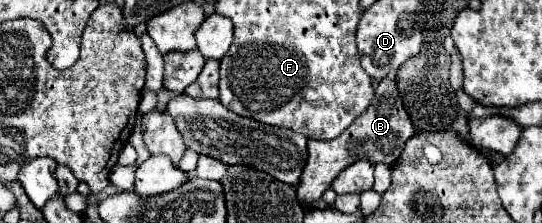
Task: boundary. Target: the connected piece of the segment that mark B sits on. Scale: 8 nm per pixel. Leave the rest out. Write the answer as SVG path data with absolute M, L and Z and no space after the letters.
M387 78L381 80L379 86L375 88L375 96L373 96L369 108L341 136L337 136L335 140L327 140L327 142L321 142L321 140L307 142L309 158L303 168L301 182L295 188L299 202L303 202L305 206L311 206L313 202L321 200L323 192L331 188L331 182L335 180L335 176L357 160L365 158L375 164L383 162L383 164L391 166L399 158L405 142L413 134L415 134L415 128L409 120L409 114L403 110L395 82L387 80Z

